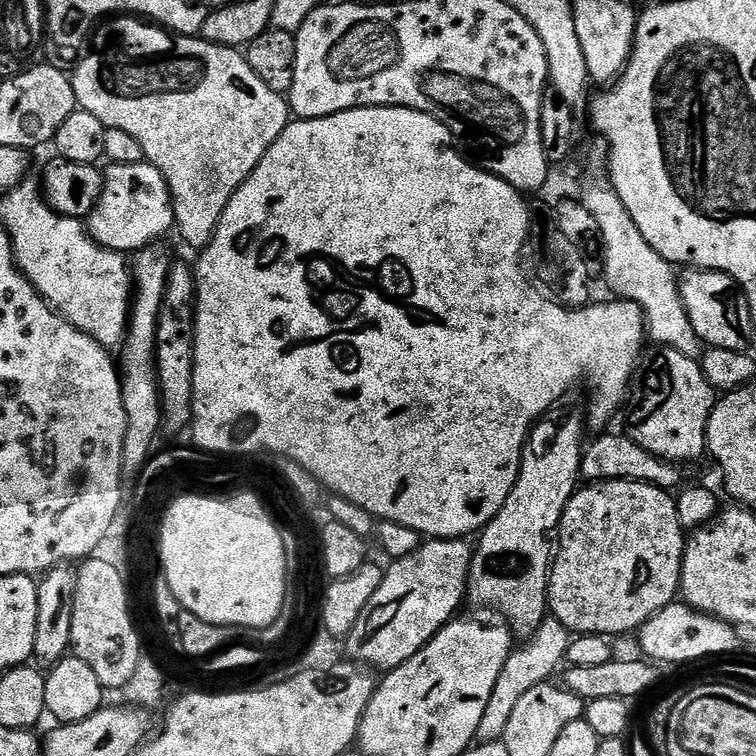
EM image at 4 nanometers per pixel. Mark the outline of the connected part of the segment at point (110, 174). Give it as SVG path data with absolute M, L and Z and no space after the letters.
M109 163L103 169L104 185L102 194L94 206L94 210L86 218L86 227L92 240L98 242L103 248L109 248L115 252L135 254L147 248L148 245L163 241L164 235L173 231L176 219L174 218L174 206L172 195L166 186L166 178L150 163L142 164L113 164Z

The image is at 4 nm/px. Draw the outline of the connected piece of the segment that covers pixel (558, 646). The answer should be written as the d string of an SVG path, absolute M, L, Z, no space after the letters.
M546 616L535 634L523 643L525 645L522 648L517 647L508 656L498 676L497 685L494 686L494 692L490 696L489 705L482 714L476 736L479 743L497 743L503 739L511 711L519 699L526 694L526 691L532 690L536 685L547 683L553 677L551 675L557 670L560 662L562 664L565 661L571 641L572 636L568 628L555 617Z

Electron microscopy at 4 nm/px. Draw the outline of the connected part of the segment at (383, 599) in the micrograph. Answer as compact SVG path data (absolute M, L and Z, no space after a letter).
M425 539L413 552L395 557L380 577L374 598L366 602L362 618L346 637L353 661L369 669L391 670L402 666L426 642L430 642L448 621L457 615L460 603L468 596L468 575L472 565L473 545L467 539Z

